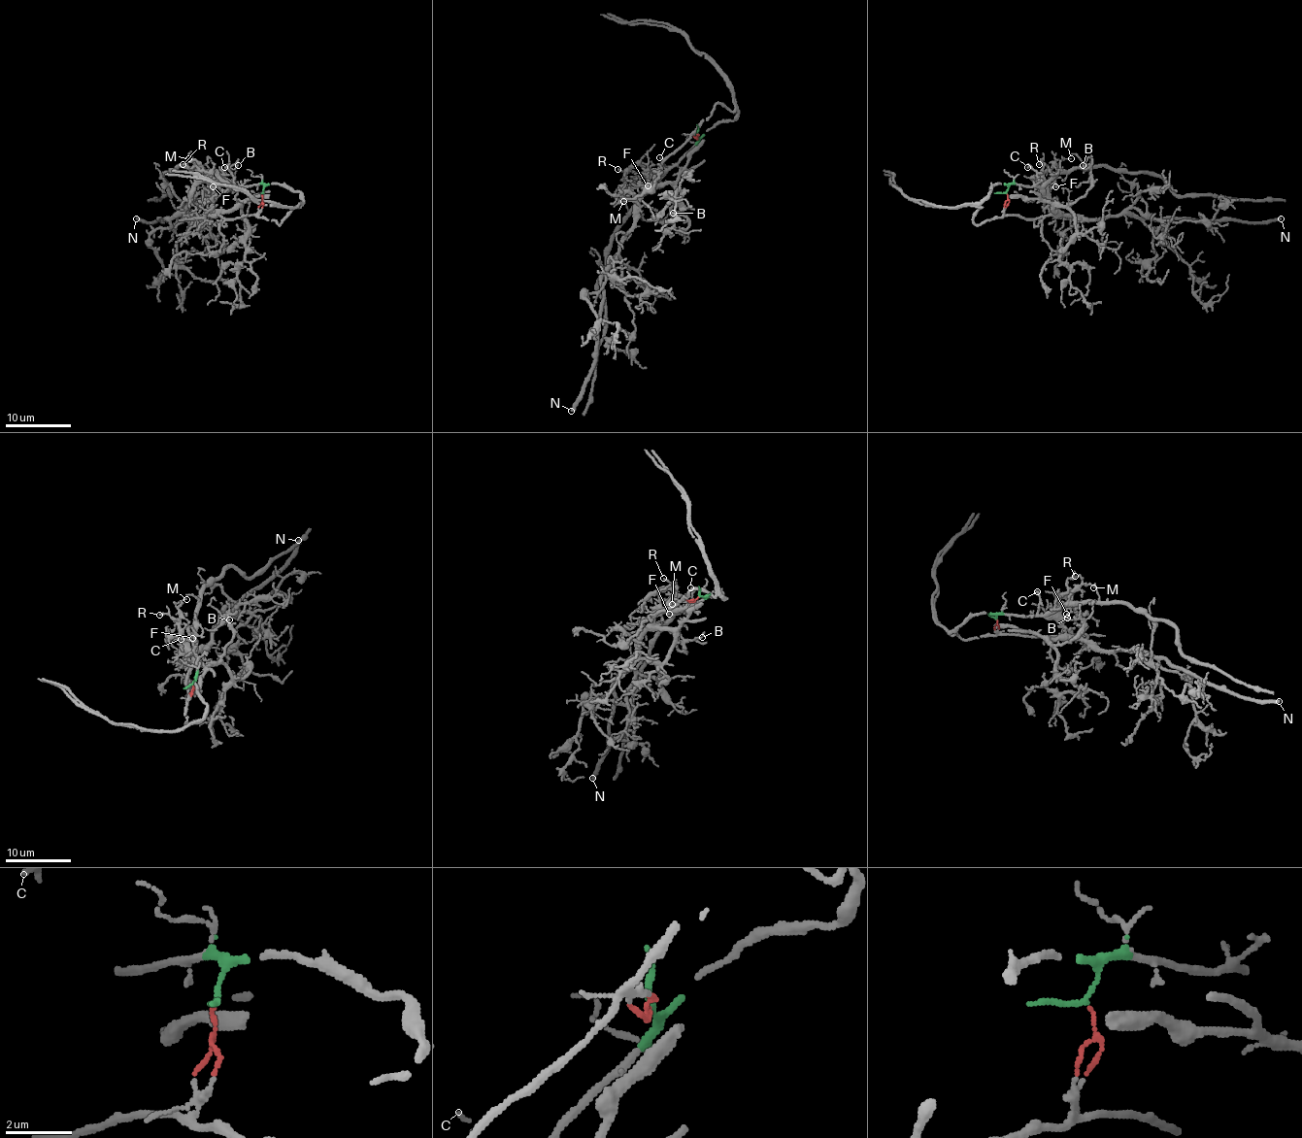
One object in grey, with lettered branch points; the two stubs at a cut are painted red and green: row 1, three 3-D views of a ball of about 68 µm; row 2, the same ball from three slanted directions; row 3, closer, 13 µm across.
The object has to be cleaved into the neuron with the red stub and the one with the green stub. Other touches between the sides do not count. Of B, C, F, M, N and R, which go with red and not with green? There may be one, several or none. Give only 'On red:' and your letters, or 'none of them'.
On red: B, N

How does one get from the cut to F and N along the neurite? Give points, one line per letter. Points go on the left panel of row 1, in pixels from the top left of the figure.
F: (263, 193), (261, 184), (220, 190), (209, 182), (207, 185), (212, 186)
N: (263, 193), (256, 215), (226, 217), (220, 215), (207, 215), (204, 217), (183, 215), (147, 221), (136, 217)

